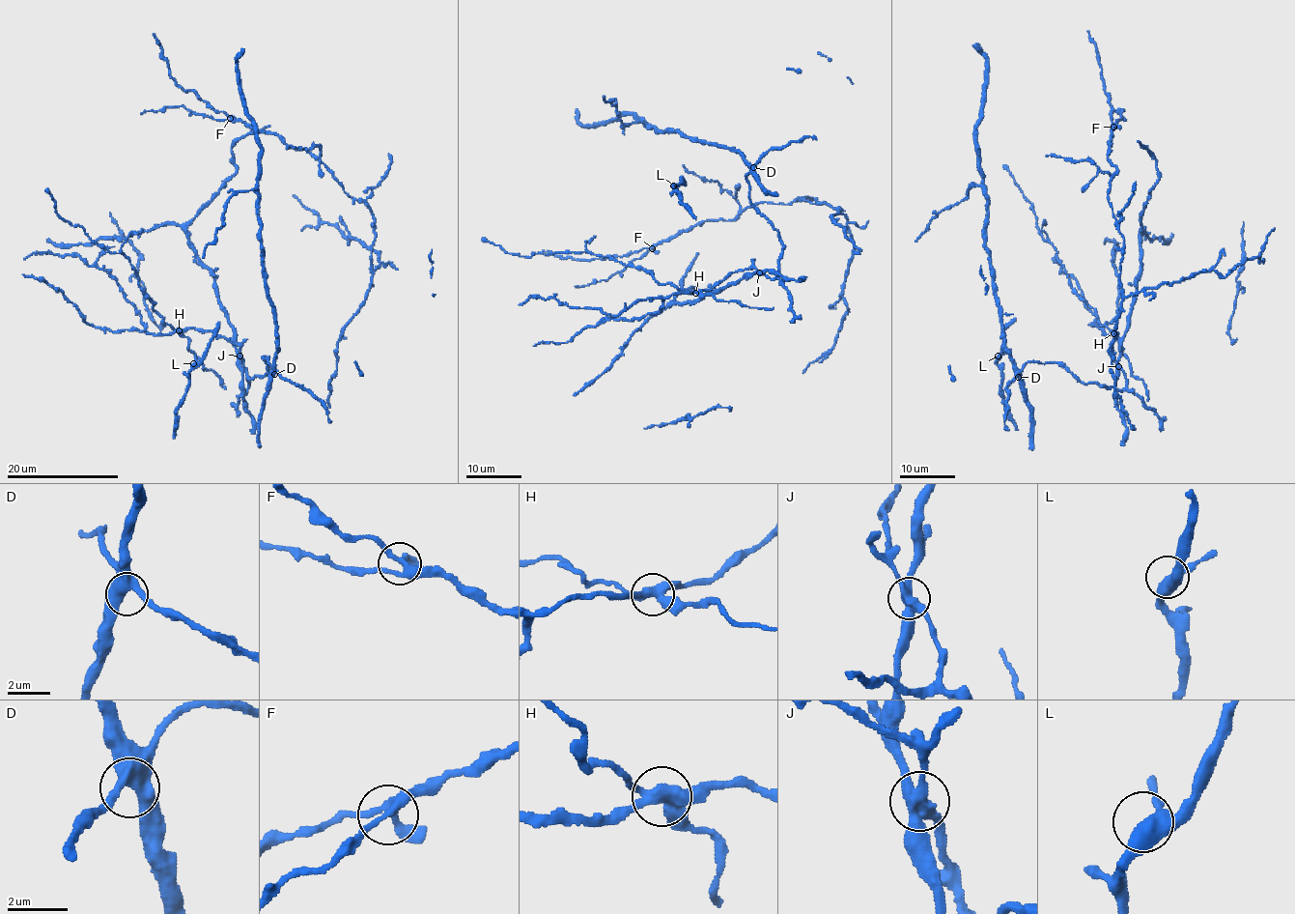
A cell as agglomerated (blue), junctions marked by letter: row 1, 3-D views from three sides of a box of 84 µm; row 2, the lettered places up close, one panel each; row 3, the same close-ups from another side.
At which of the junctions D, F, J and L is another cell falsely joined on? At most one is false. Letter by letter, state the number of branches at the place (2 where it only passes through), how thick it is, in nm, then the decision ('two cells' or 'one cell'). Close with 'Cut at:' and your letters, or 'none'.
D: 3 | 440 nm | one cell
F: 4 | 280 nm | one cell
J: 4 | 440 nm | one cell
L: 3 | 440 nm | one cell
Cut at: none

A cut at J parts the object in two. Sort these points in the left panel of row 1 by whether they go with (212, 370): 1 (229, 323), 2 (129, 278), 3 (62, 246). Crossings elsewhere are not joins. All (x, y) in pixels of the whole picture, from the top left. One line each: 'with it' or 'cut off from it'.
1: cut off from it
2: cut off from it
3: cut off from it

